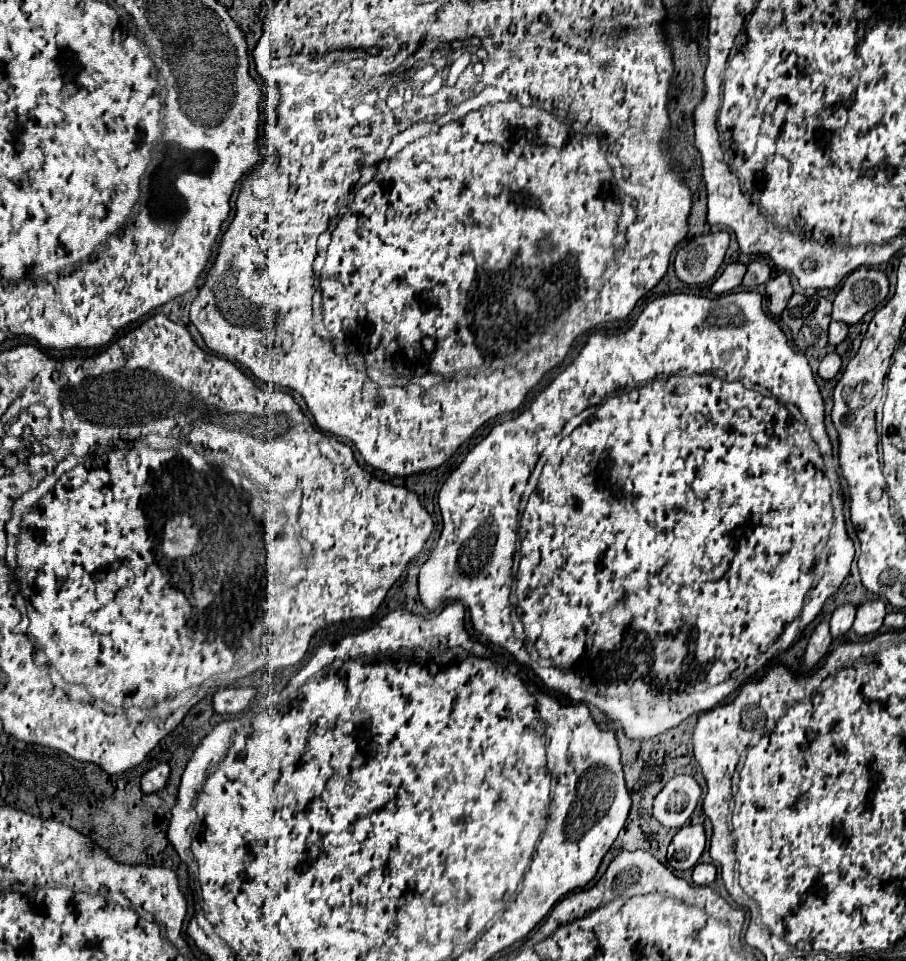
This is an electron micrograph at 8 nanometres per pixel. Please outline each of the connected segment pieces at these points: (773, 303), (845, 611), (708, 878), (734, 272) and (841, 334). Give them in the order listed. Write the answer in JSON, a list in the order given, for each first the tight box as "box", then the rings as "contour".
[{"box":[767,274,793,316],"contour":[[[779,274],[777,278],[771,278],[767,282],[767,296],[769,296],[769,306],[767,310],[773,316],[781,316],[781,312],[785,310],[789,298],[793,296],[793,288],[789,282],[789,274]]]},{"box":[829,604,855,638],"contour":[[[845,604],[845,606],[837,608],[831,616],[831,622],[829,622],[831,624],[831,636],[839,638],[845,632],[849,632],[853,626],[853,620],[855,620],[855,606]]]},{"box":[693,864,717,886],"contour":[[[697,864],[693,870],[693,882],[699,886],[707,886],[715,880],[717,868],[713,864]]]},{"box":[711,264,745,294],"contour":[[[727,264],[727,268],[723,270],[723,274],[711,284],[711,290],[715,294],[725,294],[737,286],[741,286],[741,280],[745,276],[745,266],[743,264]]]},{"box":[829,320,847,346],"contour":[[[833,320],[833,322],[829,324],[829,344],[831,344],[831,346],[837,346],[839,342],[845,340],[845,336],[847,336],[847,324]]]}]

